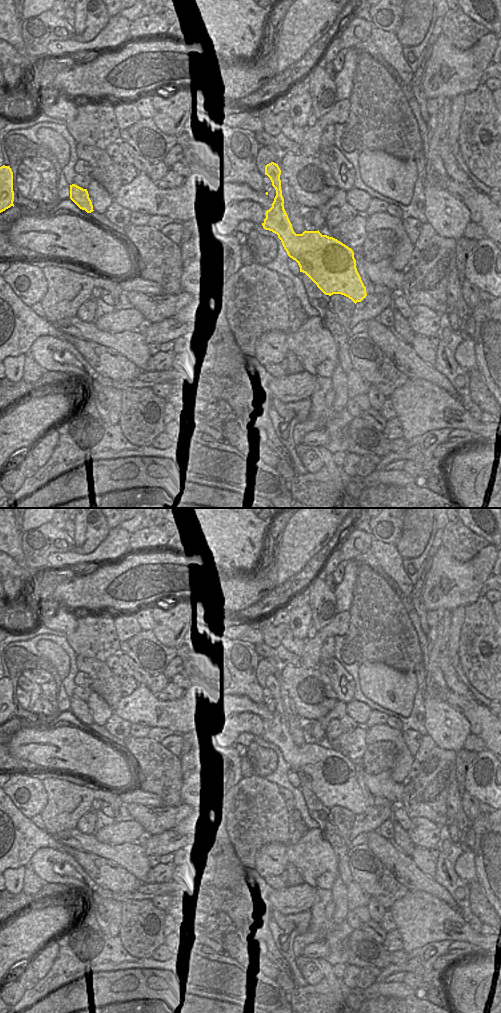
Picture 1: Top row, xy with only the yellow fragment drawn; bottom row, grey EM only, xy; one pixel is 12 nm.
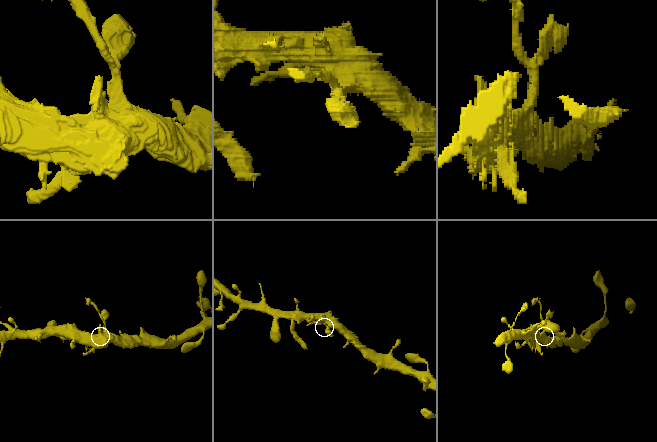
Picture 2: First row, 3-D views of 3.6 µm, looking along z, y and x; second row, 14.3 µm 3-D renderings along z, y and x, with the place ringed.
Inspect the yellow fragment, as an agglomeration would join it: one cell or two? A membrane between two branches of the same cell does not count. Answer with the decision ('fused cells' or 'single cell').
fused cells

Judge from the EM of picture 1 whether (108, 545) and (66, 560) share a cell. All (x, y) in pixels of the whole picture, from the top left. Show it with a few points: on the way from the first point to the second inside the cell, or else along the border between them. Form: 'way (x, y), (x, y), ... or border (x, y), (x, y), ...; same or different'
way (98, 555), (92, 559), (76, 560); same

